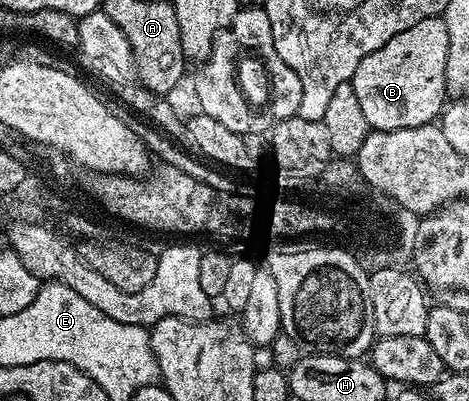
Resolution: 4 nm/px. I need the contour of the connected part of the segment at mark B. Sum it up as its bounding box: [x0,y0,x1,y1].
[349,16,449,131]

